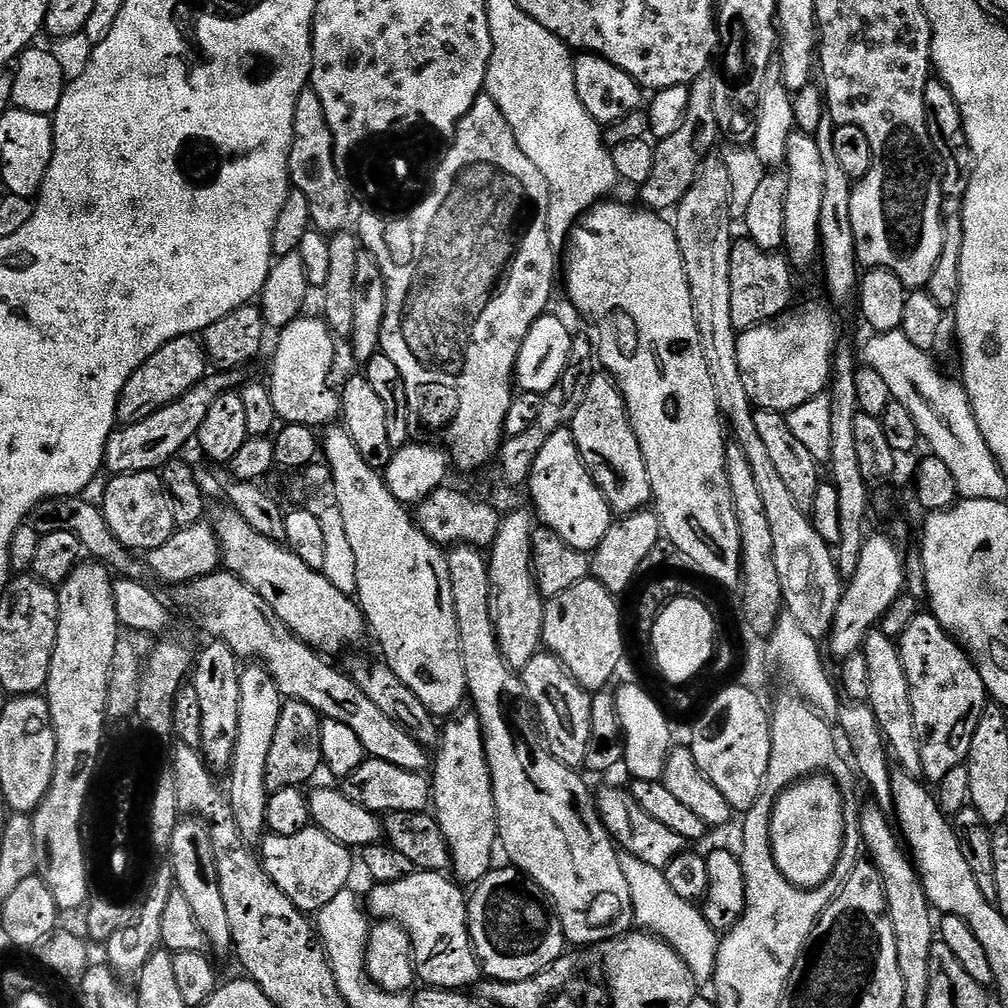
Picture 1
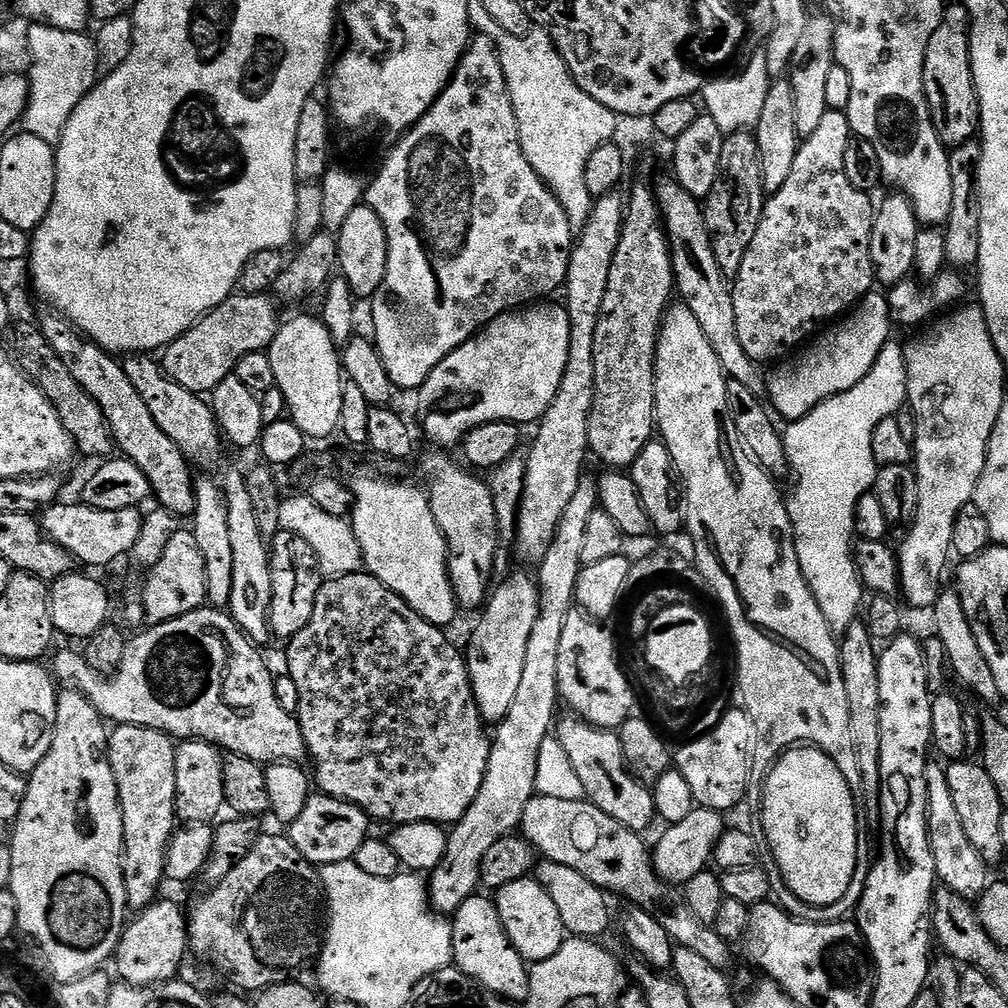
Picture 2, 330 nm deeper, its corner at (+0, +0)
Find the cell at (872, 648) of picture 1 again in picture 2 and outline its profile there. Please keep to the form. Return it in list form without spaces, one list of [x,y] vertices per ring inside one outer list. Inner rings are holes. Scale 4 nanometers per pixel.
[[[929,763],[926,770],[926,794],[928,795],[928,837],[934,854],[936,879],[943,887],[954,894],[966,898],[970,902],[979,901],[980,895],[988,889],[990,865],[983,860],[970,846],[970,838],[966,838],[966,830],[958,818],[958,809],[954,807],[954,797],[950,794],[950,785],[946,782],[946,774],[941,765]]]

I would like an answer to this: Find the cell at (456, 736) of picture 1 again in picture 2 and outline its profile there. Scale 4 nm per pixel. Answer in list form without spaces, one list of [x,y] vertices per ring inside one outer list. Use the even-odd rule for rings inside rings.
[[[516,572],[509,580],[491,589],[490,595],[479,613],[480,621],[472,632],[472,641],[466,647],[468,673],[472,693],[480,707],[480,717],[495,726],[506,718],[518,685],[522,682],[522,669],[526,663],[526,646],[538,618],[540,589],[537,581],[524,572]]]

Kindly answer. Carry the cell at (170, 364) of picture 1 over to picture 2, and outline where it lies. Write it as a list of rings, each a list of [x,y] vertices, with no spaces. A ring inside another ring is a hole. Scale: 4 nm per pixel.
[[[233,294],[223,300],[213,312],[208,312],[189,332],[183,332],[162,352],[164,373],[178,386],[197,394],[211,394],[227,376],[233,375],[236,363],[247,352],[267,350],[278,334],[282,316],[276,313],[278,304],[271,295],[245,296]]]

